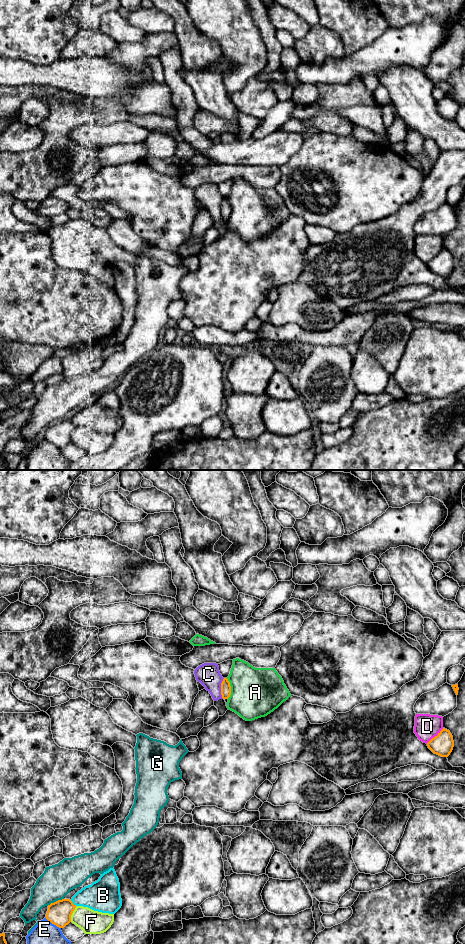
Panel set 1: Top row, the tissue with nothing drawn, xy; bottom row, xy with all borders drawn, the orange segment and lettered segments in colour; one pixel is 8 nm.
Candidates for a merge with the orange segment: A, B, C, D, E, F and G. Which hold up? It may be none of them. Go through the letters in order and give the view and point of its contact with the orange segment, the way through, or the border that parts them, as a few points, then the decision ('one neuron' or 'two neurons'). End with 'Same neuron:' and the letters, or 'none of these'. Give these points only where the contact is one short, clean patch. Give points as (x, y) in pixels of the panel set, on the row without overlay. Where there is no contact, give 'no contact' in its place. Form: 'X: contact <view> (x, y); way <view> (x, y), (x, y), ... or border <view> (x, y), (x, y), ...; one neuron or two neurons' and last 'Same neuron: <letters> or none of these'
A: contact xy (230, 208); two neurons
B: contact xy (72, 423); two neurons
C: contact xy (221, 208); border xy (224, 198), (221, 203), (222, 218); two neurons
D: contact xy (435, 256); two neurons
E: contact xy (53, 443); two neurons
F: contact xy (71, 434); two neurons
G: contact xy (56, 421); two neurons
Same neuron: none of these

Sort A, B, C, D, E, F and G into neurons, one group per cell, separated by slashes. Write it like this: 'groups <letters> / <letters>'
groups A / B / C / D / E / F / G

